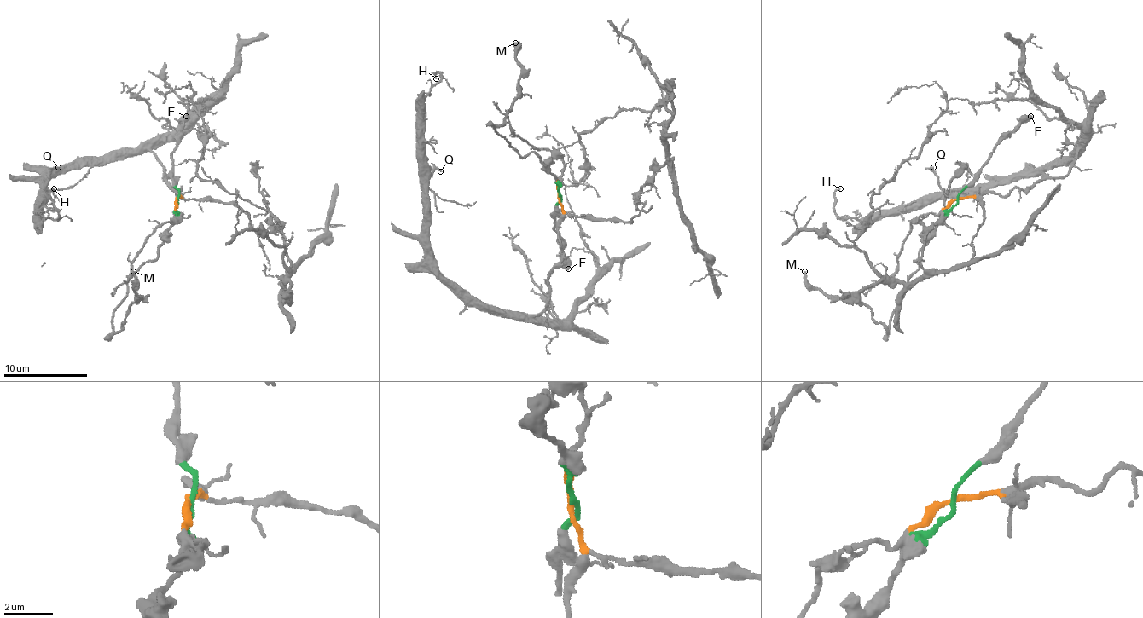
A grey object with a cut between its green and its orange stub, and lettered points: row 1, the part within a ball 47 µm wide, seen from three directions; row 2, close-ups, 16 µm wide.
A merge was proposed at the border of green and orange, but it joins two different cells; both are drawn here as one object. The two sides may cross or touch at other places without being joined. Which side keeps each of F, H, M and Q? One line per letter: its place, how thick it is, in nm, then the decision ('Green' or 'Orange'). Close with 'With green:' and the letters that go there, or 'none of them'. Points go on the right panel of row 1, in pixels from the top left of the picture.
F: Place: (1030, 116). Thickness 550 nm. Green
H: Place: (840, 188). Thickness 150 nm. Orange
M: Place: (804, 271). Thickness 180 nm. Green
Q: Place: (933, 167). Thickness 160 nm. Orange
With green: F, M

